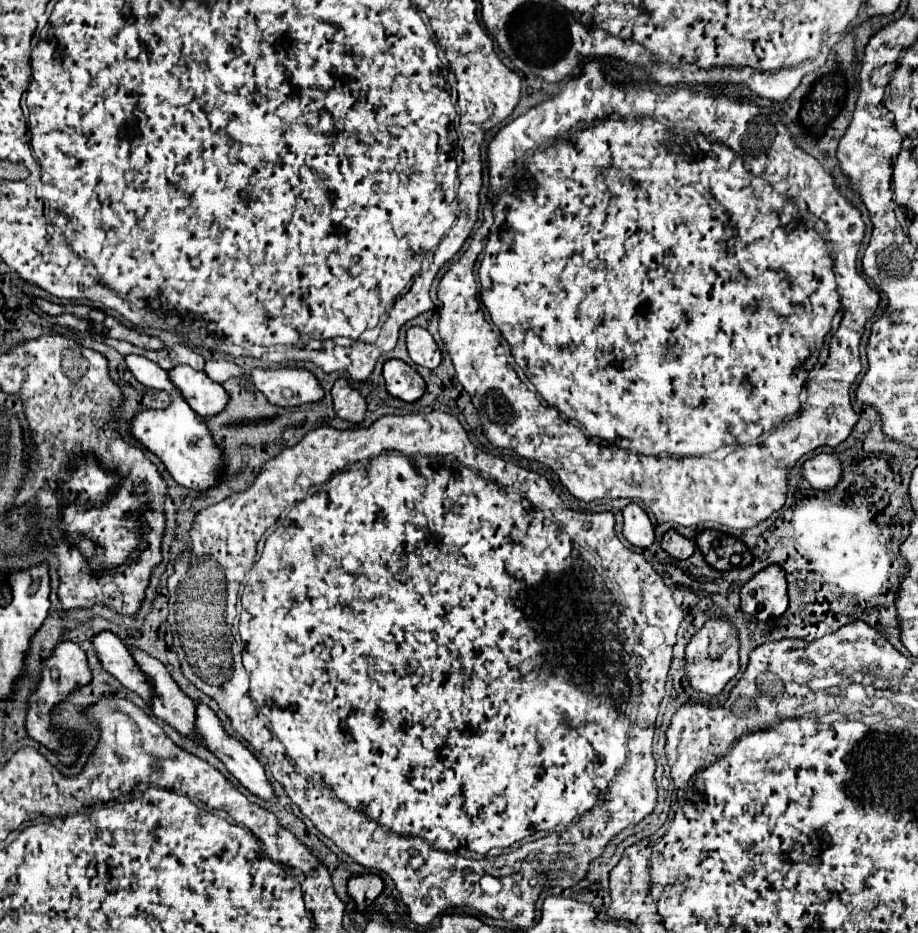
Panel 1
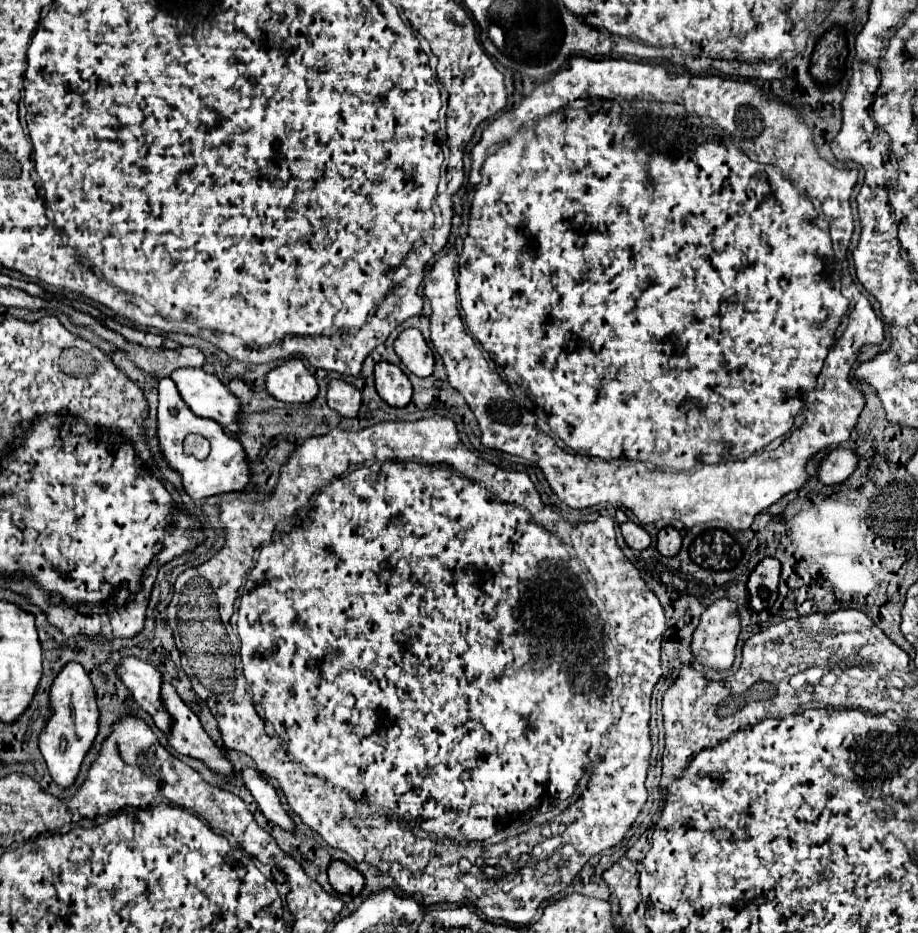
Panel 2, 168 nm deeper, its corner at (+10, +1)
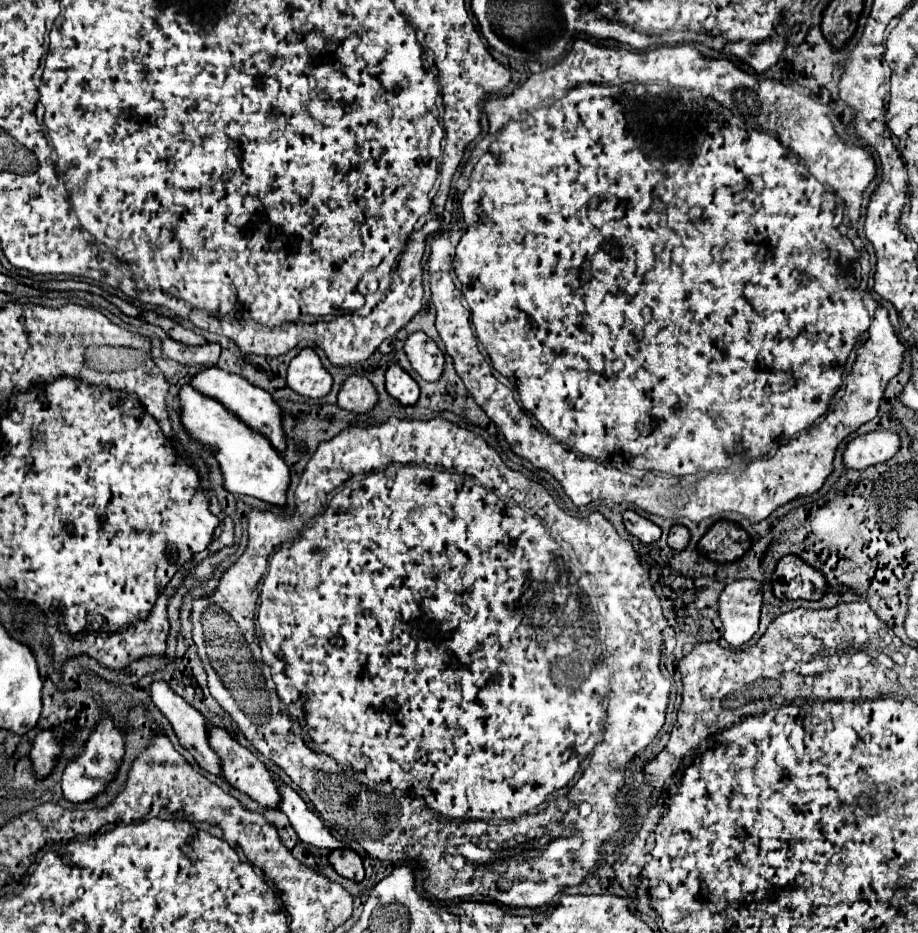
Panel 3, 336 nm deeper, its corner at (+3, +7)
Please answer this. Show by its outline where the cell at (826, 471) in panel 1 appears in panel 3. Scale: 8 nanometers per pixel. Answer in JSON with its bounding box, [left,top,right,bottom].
[844,430,900,470]

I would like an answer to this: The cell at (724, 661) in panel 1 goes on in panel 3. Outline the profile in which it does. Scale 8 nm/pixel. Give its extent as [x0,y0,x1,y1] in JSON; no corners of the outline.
[718,580,762,648]

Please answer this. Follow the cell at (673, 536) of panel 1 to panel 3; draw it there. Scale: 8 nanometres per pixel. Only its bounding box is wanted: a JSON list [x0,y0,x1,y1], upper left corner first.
[668,524,690,552]

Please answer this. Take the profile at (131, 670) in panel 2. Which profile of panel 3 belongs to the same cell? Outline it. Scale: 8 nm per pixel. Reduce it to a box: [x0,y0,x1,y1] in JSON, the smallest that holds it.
[150,680,220,776]

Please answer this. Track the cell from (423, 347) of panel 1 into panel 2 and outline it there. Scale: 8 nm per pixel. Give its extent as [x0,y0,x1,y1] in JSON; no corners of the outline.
[395,328,435,378]

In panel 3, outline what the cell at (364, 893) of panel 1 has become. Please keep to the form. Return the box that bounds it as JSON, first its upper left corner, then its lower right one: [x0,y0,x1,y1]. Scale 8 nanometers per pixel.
[328,848,364,882]

